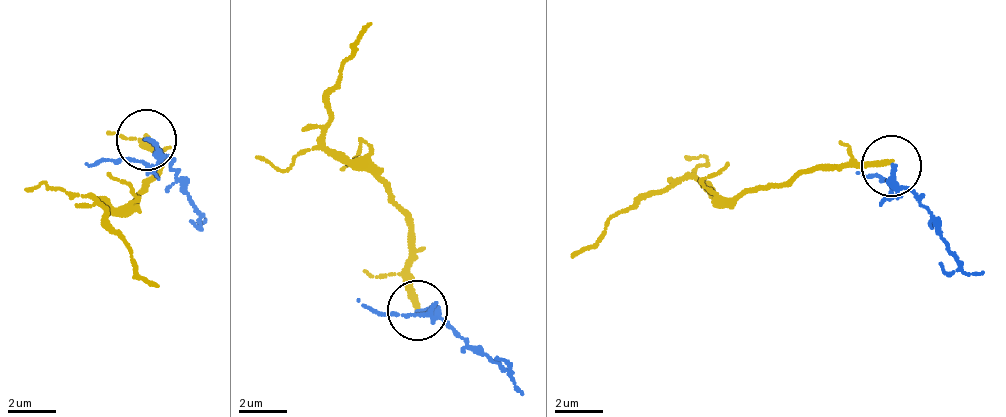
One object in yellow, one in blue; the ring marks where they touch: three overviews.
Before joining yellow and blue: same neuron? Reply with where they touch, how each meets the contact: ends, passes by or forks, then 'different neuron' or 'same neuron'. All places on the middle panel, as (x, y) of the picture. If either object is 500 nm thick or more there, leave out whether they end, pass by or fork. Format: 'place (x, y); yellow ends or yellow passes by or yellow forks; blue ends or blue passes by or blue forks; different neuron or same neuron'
place (417, 310); yellow ends; blue passes by; different neuron

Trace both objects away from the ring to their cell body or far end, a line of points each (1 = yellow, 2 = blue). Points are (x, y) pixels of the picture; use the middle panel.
1: (415, 308), (410, 220), (368, 169), (324, 139), (327, 88), (371, 25)
2: (416, 309), (495, 361), (524, 393)

